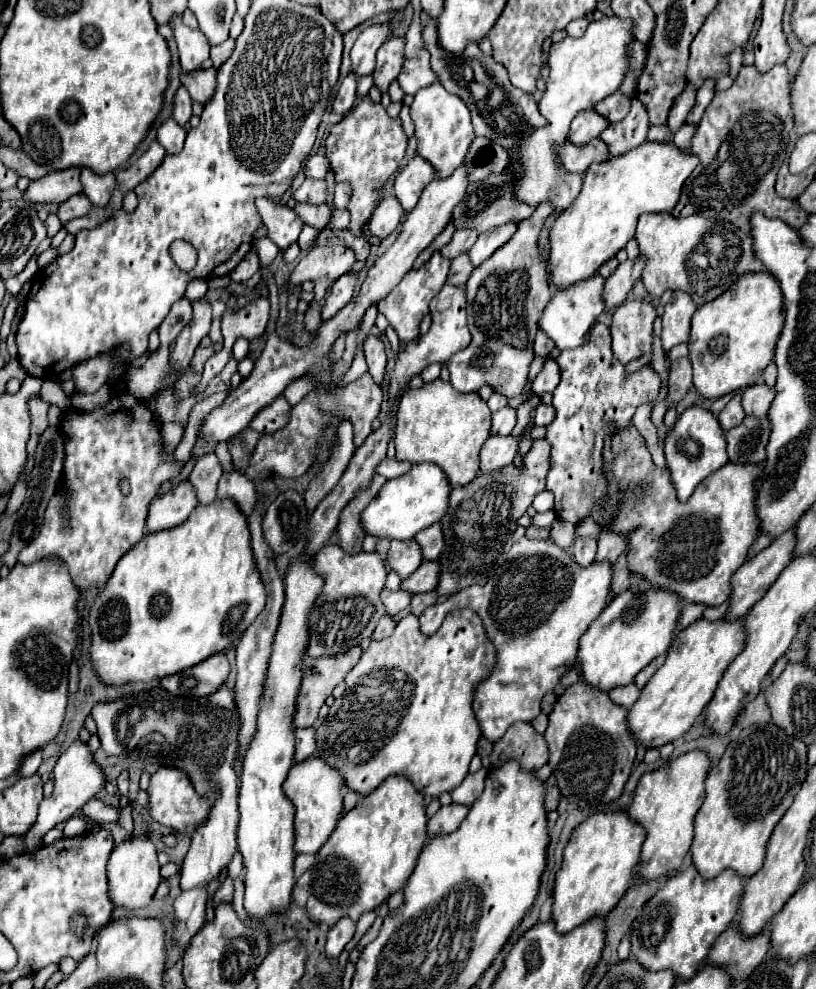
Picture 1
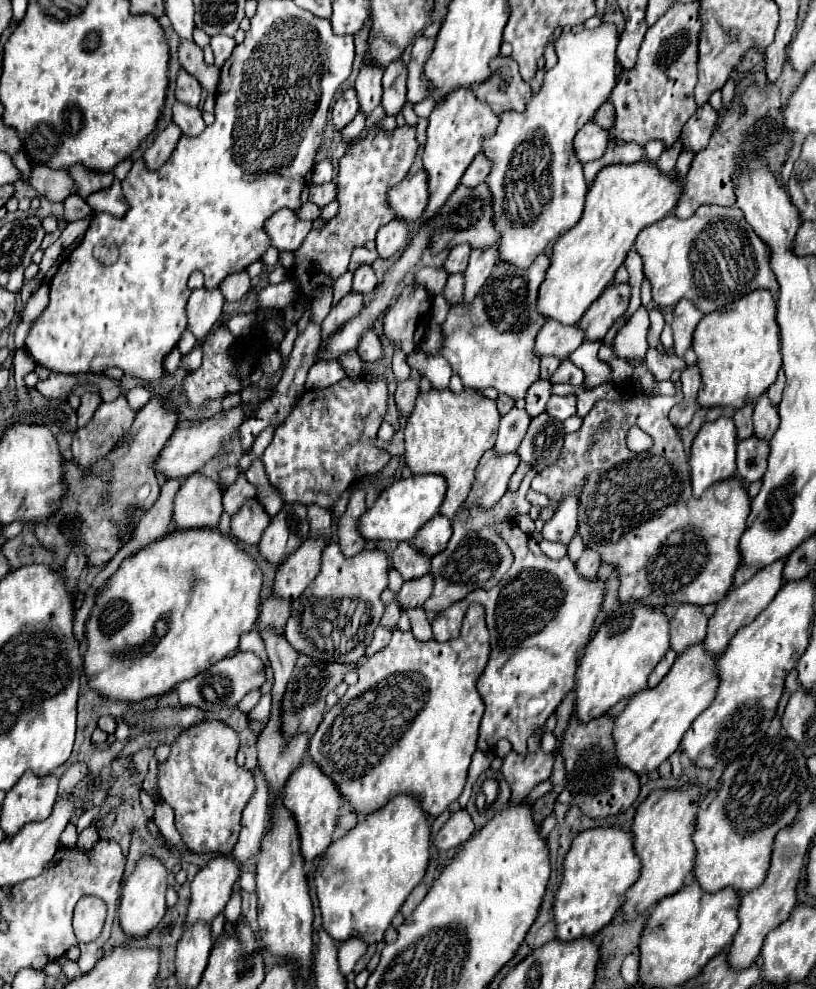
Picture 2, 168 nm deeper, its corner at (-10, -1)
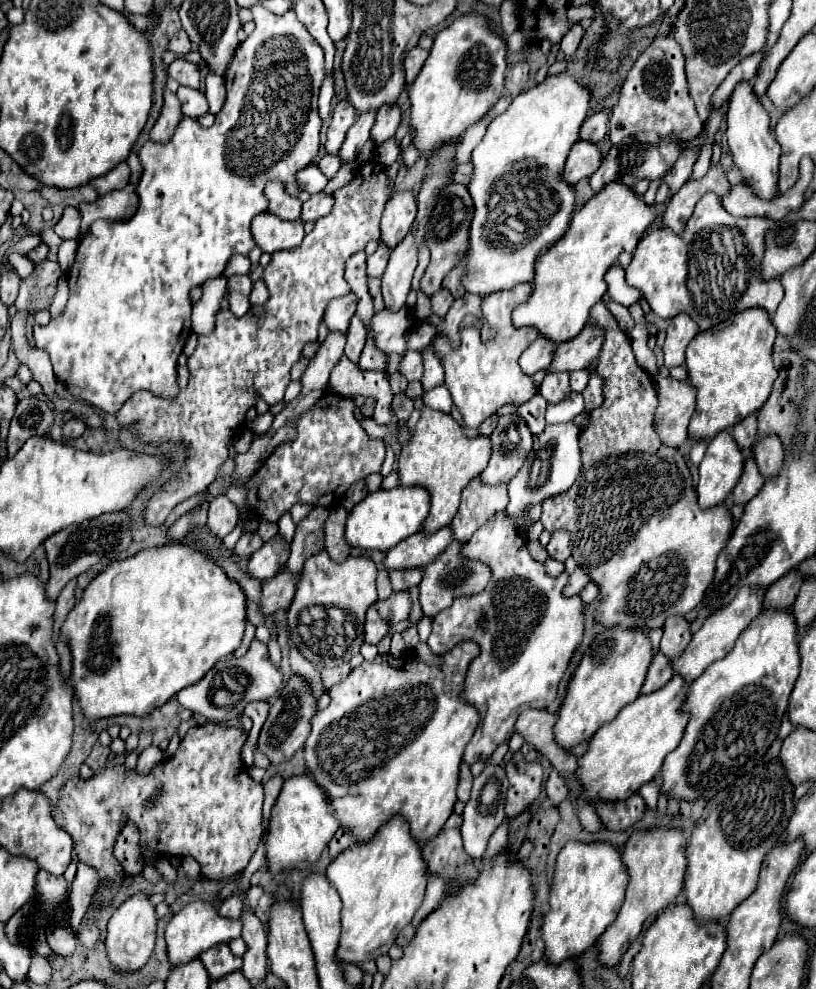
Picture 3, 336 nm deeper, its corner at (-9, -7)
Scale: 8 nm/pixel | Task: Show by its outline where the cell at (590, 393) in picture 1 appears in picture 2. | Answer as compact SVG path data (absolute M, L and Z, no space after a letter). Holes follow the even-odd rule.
M568 495L562 501L562 507L556 511L556 515L550 519L550 523L544 525L542 535L546 541L560 541L568 545L572 541L572 535L576 535L578 529L578 497Z

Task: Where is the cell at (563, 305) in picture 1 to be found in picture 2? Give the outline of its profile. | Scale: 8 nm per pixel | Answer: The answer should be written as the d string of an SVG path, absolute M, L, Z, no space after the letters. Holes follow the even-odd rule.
M548 319L536 337L534 355L536 357L554 355L560 361L564 361L580 345L582 345L582 331L576 325L566 327L562 323L554 323L552 319Z

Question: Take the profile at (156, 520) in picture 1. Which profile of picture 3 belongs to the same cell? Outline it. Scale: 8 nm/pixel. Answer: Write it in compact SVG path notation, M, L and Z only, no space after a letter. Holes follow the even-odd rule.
M219 495L211 501L209 505L209 529L213 529L213 533L223 539L227 533L233 531L233 527L237 525L239 513L235 509L235 505L231 501L227 501L227 497Z

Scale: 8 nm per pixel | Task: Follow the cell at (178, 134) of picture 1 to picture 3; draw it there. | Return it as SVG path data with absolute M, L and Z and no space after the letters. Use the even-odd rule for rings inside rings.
M179 87L177 89L177 97L181 101L181 109L183 109L185 117L197 121L199 117L203 117L207 113L207 99L205 99L203 91Z

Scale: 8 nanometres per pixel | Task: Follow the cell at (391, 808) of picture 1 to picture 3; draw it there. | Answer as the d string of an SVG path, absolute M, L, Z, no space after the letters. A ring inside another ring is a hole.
M391 817L381 829L363 843L353 843L349 849L341 851L325 869L325 877L329 877L331 885L337 889L343 909L341 909L341 941L337 949L337 959L347 963L363 963L377 959L379 955L387 955L389 947L393 945L397 933L413 919L415 911L423 901L423 891L427 885L427 869L421 857L421 847L413 841L409 833L409 823L403 817Z

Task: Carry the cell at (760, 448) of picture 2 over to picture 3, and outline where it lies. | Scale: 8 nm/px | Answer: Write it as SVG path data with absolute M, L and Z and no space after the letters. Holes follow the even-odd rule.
M753 457L745 459L745 467L743 467L743 475L737 481L735 489L733 489L733 501L735 503L747 503L749 499L753 499L757 495L757 491L763 487L765 479L761 477L757 463Z

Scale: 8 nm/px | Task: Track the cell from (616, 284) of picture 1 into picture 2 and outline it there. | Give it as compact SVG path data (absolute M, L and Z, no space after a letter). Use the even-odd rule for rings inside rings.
M610 285L604 289L604 293L590 305L590 309L580 319L578 327L584 331L584 341L602 341L608 329L620 319L630 301L630 285Z

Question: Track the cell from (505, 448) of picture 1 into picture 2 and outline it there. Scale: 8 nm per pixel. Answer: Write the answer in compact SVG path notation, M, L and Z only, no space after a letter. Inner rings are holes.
M494 449L486 451L476 467L476 479L464 509L480 507L492 509L508 489L508 481L518 467L518 455L498 455Z

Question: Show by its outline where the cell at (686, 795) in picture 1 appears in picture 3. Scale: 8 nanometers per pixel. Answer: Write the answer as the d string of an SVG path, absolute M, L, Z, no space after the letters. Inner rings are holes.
M651 827L633 831L629 841L623 849L623 863L629 871L629 885L625 893L625 903L617 915L617 919L607 927L607 931L599 939L601 947L601 963L611 967L617 965L623 957L623 953L629 949L629 945L635 941L635 937L641 933L641 927L645 921L655 917L661 909L665 909L669 903L675 901L679 891L683 889L683 877L687 869L687 839L681 829L673 827Z

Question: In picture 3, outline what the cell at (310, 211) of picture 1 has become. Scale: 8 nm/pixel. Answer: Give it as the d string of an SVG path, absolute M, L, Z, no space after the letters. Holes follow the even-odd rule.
M277 181L267 183L265 195L269 197L269 213L285 219L285 221L299 221L301 219L301 199L293 199L285 195L283 187Z

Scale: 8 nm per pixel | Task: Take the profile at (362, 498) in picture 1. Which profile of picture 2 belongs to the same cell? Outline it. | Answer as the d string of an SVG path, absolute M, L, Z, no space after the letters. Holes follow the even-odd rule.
M356 491L350 497L348 509L338 519L338 545L346 557L354 557L364 549L364 539L358 533L358 519L366 511L364 491Z

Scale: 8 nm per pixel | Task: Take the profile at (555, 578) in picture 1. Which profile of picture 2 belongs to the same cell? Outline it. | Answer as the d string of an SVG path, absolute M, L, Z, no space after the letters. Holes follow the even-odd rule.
M510 519L496 521L496 533L512 551L512 567L490 591L474 591L466 599L440 611L432 621L432 639L438 642L456 639L468 605L480 603L484 607L492 651L486 669L476 681L478 693L486 703L478 749L490 751L498 739L508 739L512 751L526 755L528 737L544 727L564 695L574 687L578 651L592 635L594 619L604 597L604 583L582 579L568 557L560 561L548 559L532 535L522 533Z

